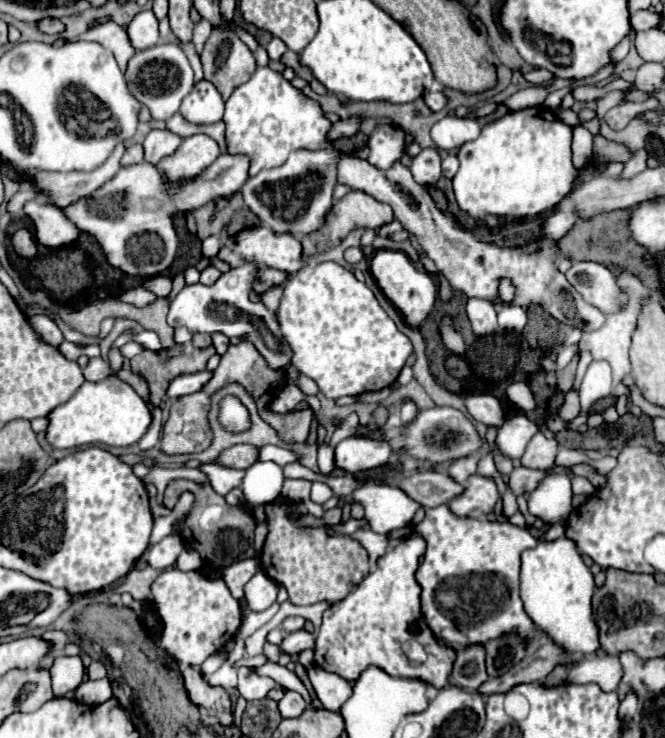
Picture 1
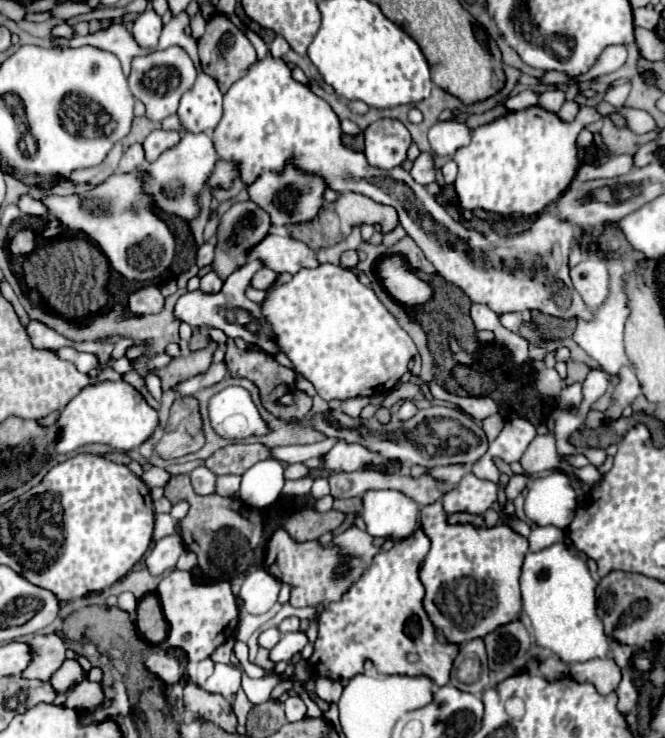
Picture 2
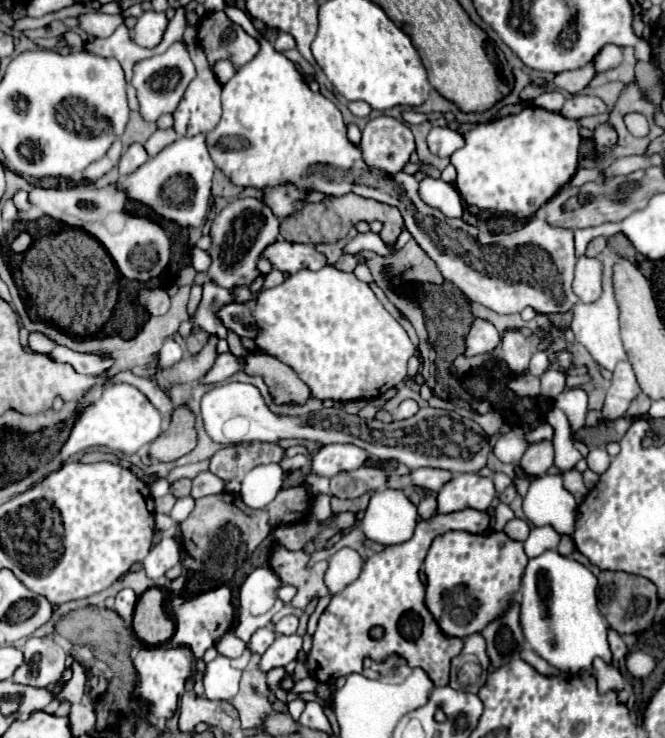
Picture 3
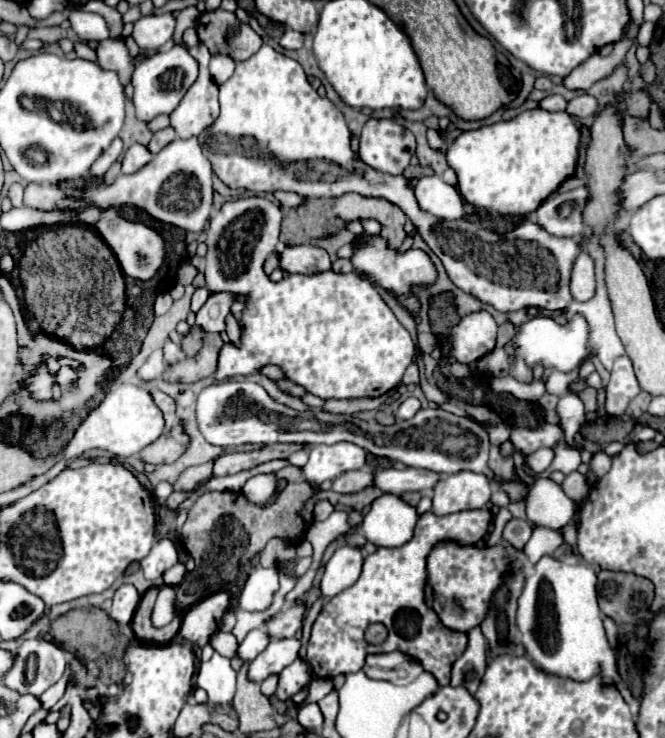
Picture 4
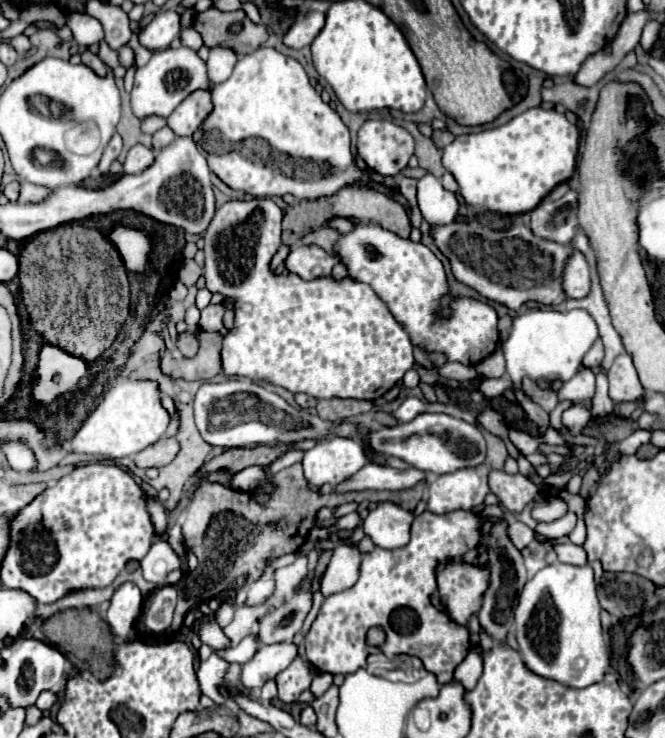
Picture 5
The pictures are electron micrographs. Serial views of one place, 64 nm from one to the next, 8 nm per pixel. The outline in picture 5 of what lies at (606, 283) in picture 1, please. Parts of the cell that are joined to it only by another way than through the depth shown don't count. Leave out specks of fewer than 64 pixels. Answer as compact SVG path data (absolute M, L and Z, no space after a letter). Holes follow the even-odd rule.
M572 252L564 264L562 290L568 298L584 298L590 292L590 270L582 252Z

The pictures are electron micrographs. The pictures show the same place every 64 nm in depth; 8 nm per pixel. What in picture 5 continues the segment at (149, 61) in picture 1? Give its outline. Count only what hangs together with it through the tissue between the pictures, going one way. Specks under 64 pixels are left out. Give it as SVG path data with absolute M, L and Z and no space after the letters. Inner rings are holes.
M178 46L178 48L166 48L160 52L154 52L152 58L148 60L146 66L136 70L136 80L134 88L130 92L130 104L132 112L138 118L146 116L162 116L168 118L172 110L192 92L196 90L208 90L210 88L210 78L206 72L206 62L198 56L196 50Z

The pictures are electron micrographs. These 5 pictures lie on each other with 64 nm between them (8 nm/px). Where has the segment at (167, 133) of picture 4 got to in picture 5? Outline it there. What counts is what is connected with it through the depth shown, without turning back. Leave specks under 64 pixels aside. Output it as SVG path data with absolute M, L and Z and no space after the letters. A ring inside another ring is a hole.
M164 126L164 128L160 128L160 130L154 134L152 146L154 146L154 150L158 152L158 150L162 150L164 146L168 146L172 140L176 140L176 134L174 134L168 126Z

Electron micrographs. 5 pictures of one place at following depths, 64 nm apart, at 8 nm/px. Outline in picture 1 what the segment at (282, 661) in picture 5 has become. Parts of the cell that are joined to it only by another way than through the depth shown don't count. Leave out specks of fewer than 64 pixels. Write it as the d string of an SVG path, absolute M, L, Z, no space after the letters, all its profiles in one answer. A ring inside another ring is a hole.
M306 630L286 634L280 644L280 652L284 652L284 654L300 654L306 648L314 648L314 634L306 632Z

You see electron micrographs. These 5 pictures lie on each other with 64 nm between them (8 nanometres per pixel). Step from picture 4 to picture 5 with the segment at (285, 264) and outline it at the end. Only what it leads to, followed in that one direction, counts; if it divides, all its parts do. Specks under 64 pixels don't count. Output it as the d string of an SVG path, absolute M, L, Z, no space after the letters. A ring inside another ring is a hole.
M300 246L294 248L286 258L286 268L292 274L298 274L302 280L316 280L330 276L336 258L324 252L318 246Z

